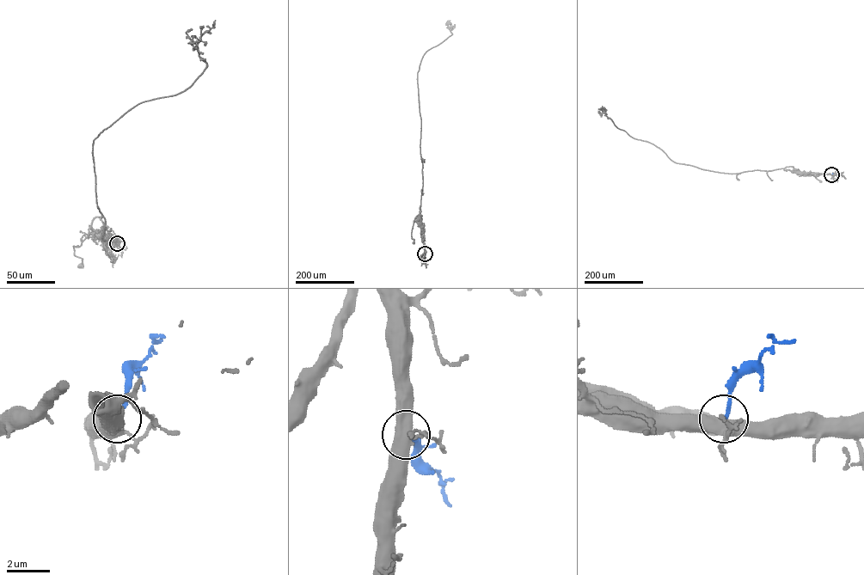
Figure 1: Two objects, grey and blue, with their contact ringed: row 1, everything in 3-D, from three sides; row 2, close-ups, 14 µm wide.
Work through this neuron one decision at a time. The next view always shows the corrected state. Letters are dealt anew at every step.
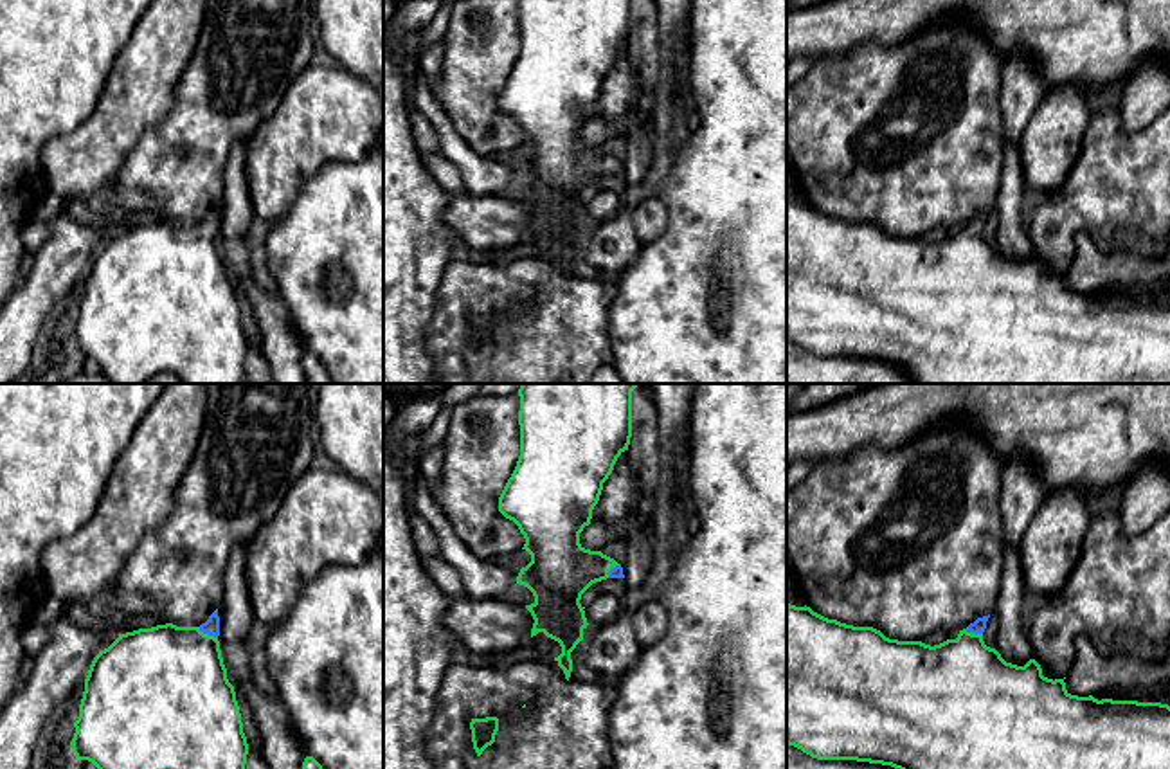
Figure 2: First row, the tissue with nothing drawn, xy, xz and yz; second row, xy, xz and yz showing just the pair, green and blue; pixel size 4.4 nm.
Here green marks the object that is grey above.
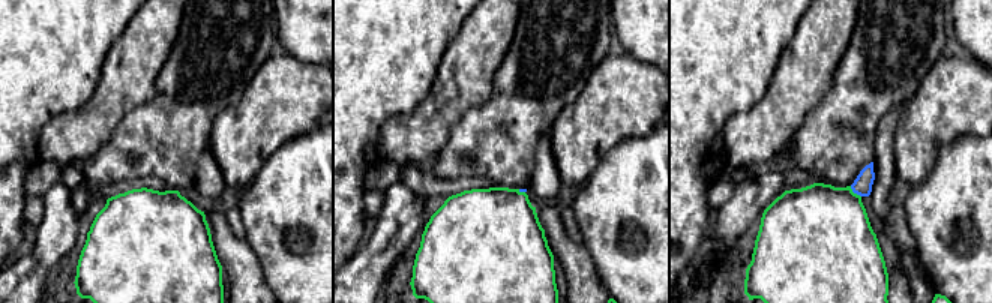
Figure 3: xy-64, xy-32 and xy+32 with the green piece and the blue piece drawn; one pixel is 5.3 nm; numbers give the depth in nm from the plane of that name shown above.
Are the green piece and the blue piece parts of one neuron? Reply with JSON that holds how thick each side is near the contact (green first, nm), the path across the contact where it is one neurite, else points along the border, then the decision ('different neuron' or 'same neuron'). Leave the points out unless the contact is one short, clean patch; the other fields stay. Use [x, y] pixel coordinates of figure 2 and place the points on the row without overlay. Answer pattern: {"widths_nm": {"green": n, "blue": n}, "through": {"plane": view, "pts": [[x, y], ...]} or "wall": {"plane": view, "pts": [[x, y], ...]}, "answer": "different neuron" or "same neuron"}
{"widths_nm": {"green": 460, "blue": 70}, "through": {"plane": "xy", "pts": [[171, 274], [207, 231], [211, 224]]}, "answer": "same neuron"}

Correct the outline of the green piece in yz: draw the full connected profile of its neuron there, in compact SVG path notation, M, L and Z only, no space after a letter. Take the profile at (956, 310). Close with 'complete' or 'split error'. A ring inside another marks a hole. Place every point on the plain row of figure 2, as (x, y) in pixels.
M787 200L787 340L817 357L857 357L904 367L916 384L1170 384L1170 303L1161 299L1112 297L1071 292L1064 276L1048 276L1035 256L1024 263L1006 259L983 238L988 213L940 241L898 238L873 223L853 223L828 216L810 204Z; split error

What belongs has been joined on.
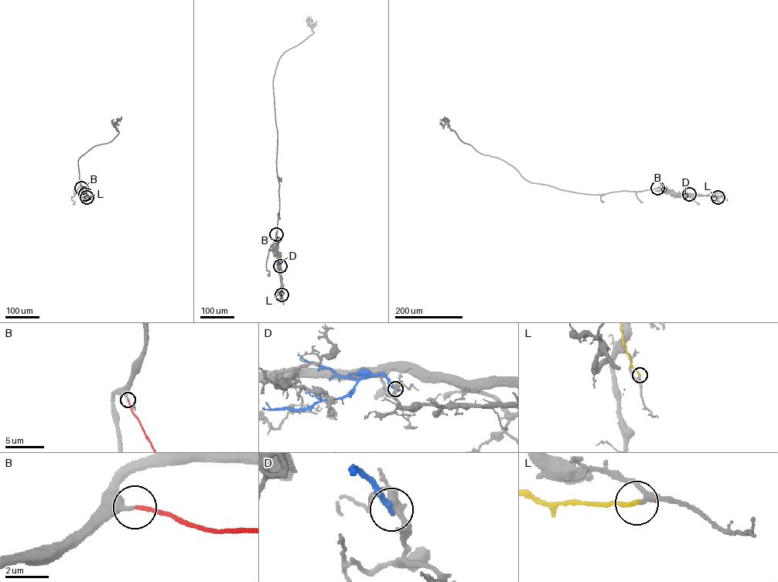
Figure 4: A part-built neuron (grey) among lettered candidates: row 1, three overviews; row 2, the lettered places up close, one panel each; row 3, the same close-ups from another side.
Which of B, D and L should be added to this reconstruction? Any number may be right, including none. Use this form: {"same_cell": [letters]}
{"same_cell": ["B"]}

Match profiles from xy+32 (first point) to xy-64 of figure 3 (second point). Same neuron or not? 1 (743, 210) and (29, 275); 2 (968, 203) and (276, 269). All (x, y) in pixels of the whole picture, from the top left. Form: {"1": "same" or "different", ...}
{"1": "same", "2": "same"}

